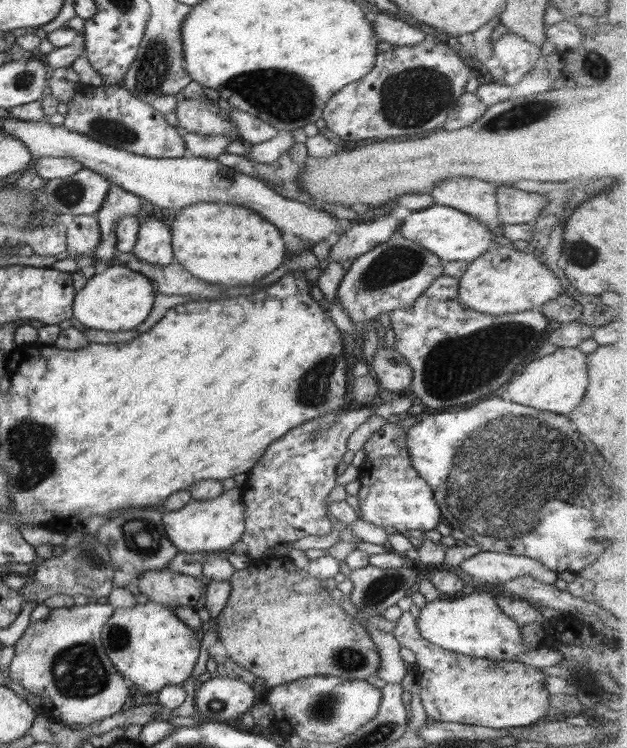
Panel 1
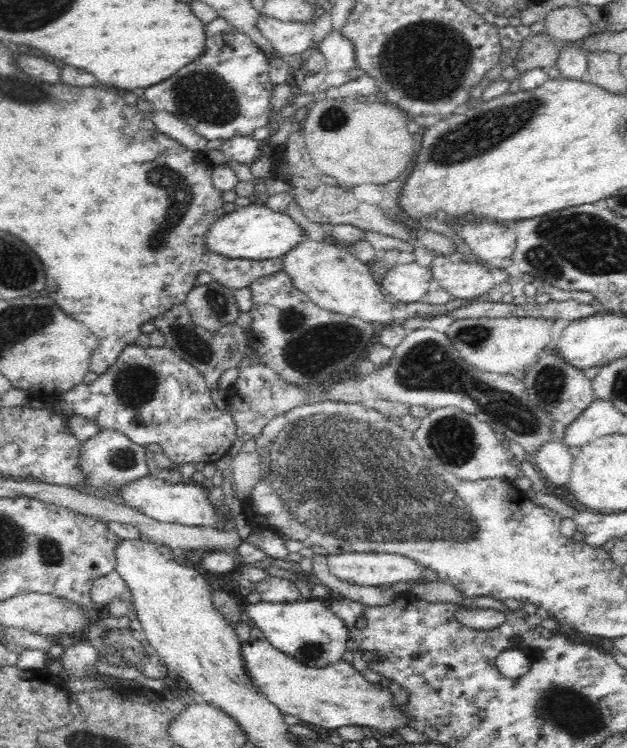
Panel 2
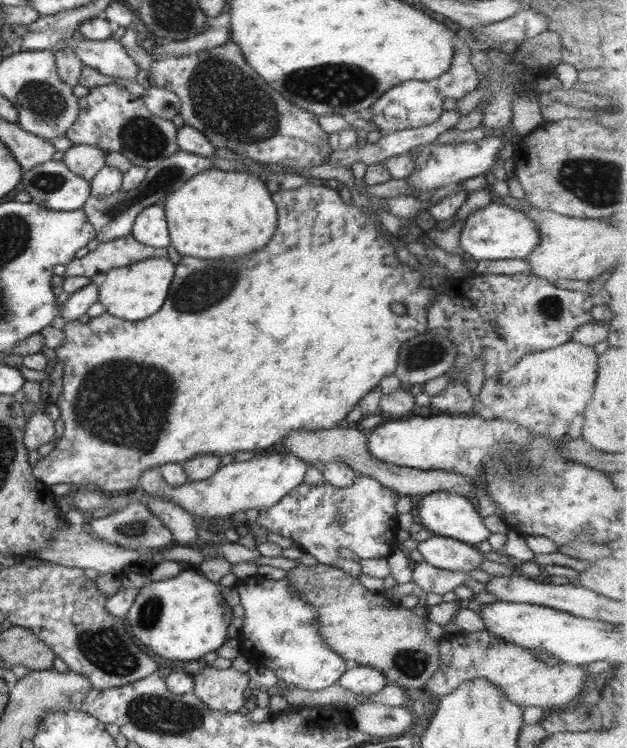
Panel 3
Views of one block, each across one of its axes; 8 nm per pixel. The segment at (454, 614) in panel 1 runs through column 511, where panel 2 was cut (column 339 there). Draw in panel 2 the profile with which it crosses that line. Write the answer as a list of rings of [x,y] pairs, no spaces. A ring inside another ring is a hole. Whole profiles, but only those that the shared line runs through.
[[[301,598],[284,604],[261,600],[248,604],[245,612],[254,621],[255,631],[276,650],[311,667],[322,668],[340,661],[346,652],[346,641],[351,638],[348,627],[332,612],[327,599]]]

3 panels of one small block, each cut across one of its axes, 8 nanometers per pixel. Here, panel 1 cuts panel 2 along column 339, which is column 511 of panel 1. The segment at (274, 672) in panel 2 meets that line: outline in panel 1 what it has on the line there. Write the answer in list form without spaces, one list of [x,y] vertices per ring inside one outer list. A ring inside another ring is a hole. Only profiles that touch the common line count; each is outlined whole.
[[[410,611],[401,613],[393,635],[401,647],[410,648],[416,654],[412,672],[420,686],[421,704],[427,716],[436,722],[456,722],[494,729],[517,728],[517,726],[538,724],[553,714],[549,703],[551,694],[546,689],[545,683],[547,675],[539,668],[518,661],[488,660],[466,656],[436,646],[420,635],[415,616]]]

